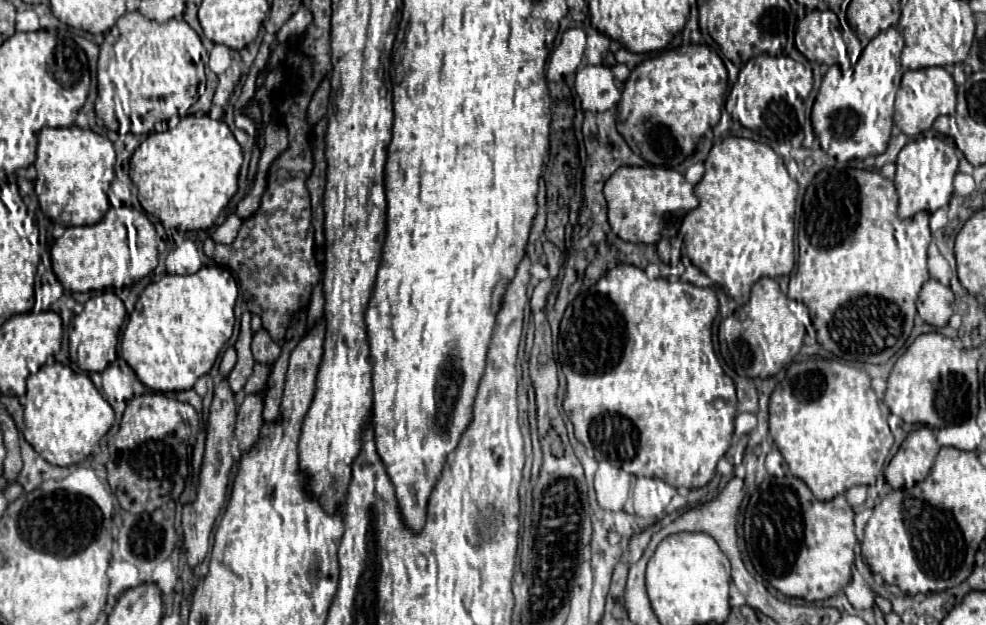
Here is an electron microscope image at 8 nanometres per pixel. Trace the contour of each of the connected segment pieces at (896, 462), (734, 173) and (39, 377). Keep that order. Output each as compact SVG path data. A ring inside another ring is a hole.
M927 426L911 432L901 444L899 452L893 456L885 470L885 480L893 490L913 488L919 480L925 480L935 464L939 452L935 432Z
M737 136L715 144L695 190L699 206L681 224L687 256L713 284L727 288L739 306L749 300L749 290L761 276L777 278L793 270L797 182L767 144Z
M59 362L45 364L43 368L39 368L37 374L31 374L27 378L26 392L19 400L23 406L25 440L35 448L35 452L39 452L39 456L43 456L49 464L55 466L71 466L85 460L99 444L99 440L109 432L115 420L113 408L93 386L91 378L85 372L73 372L69 366L63 366Z

